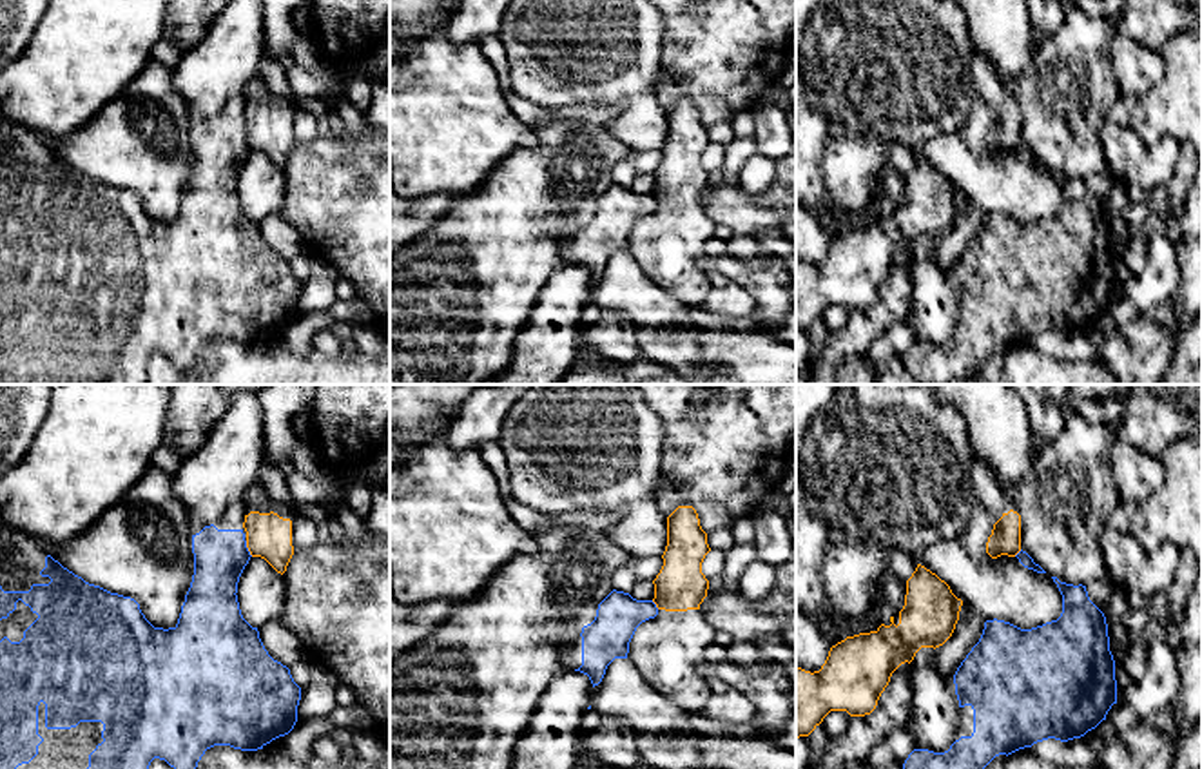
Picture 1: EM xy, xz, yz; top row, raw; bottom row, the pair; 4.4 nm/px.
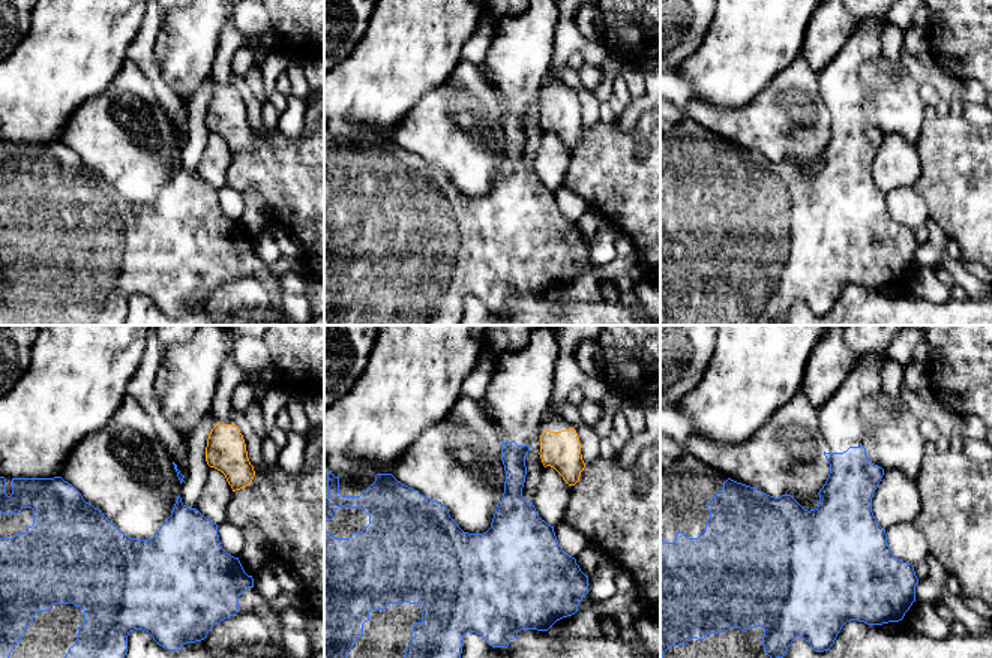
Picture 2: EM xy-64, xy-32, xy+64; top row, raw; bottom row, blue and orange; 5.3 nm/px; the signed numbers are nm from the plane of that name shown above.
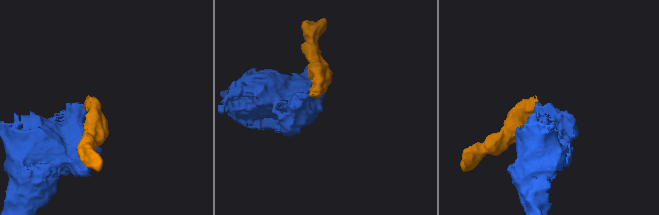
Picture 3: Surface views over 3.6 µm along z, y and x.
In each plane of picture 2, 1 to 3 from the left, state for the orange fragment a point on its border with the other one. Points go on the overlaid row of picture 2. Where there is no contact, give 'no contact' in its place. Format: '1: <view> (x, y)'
1: no contact
2: no contact
3: no contact

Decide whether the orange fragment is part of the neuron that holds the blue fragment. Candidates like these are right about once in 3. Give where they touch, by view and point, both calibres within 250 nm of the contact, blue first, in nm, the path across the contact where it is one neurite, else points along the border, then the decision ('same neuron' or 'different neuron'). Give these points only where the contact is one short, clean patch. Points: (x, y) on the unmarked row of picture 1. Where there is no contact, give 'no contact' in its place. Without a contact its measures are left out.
meets blue in xy at (247, 142); 240 nm thick on the blue side, 200 nm on the other; border along xy (245, 135), (252, 149); different neuron

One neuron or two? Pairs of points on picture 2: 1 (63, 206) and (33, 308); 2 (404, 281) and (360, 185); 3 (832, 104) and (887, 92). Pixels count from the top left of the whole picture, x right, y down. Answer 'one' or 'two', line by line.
1: one
2: one
3: two

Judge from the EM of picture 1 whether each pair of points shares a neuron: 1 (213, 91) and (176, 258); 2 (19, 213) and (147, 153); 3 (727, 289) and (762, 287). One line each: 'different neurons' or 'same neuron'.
1: same neuron
2: different neurons
3: different neurons

